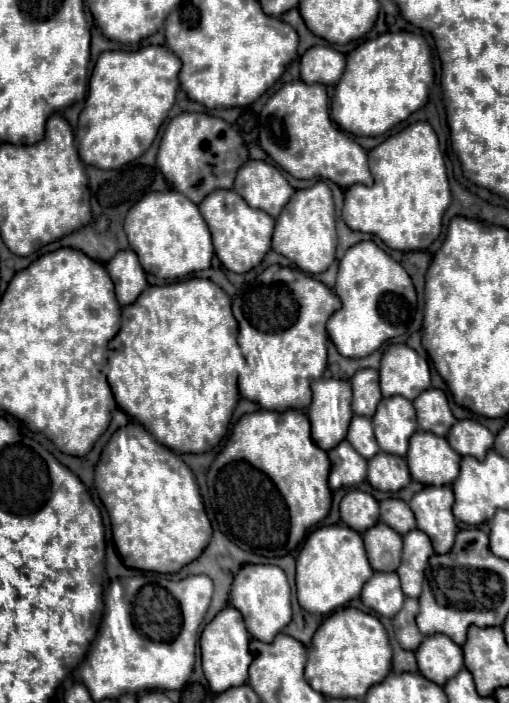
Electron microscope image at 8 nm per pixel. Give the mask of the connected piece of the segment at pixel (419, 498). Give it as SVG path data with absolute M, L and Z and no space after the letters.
M426 486L410 500L416 524L432 540L436 554L450 552L456 536L456 518L452 514L452 486Z

